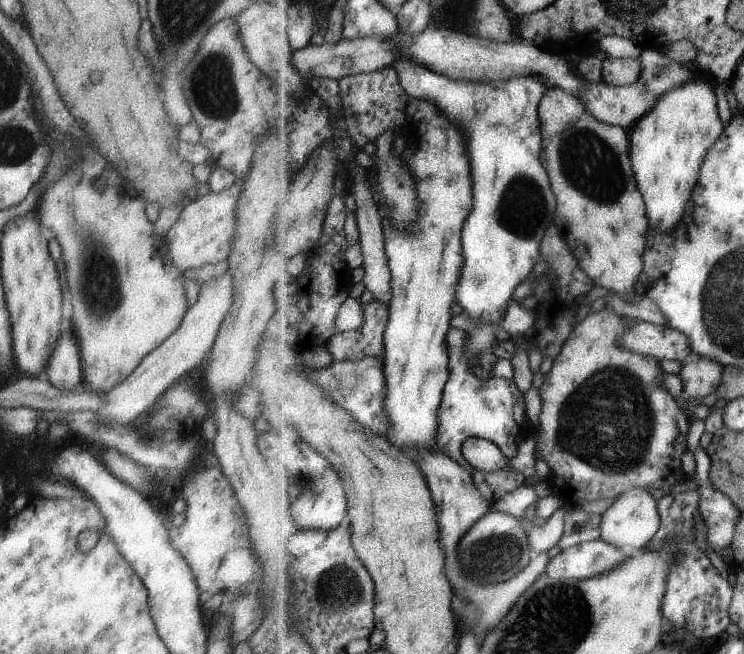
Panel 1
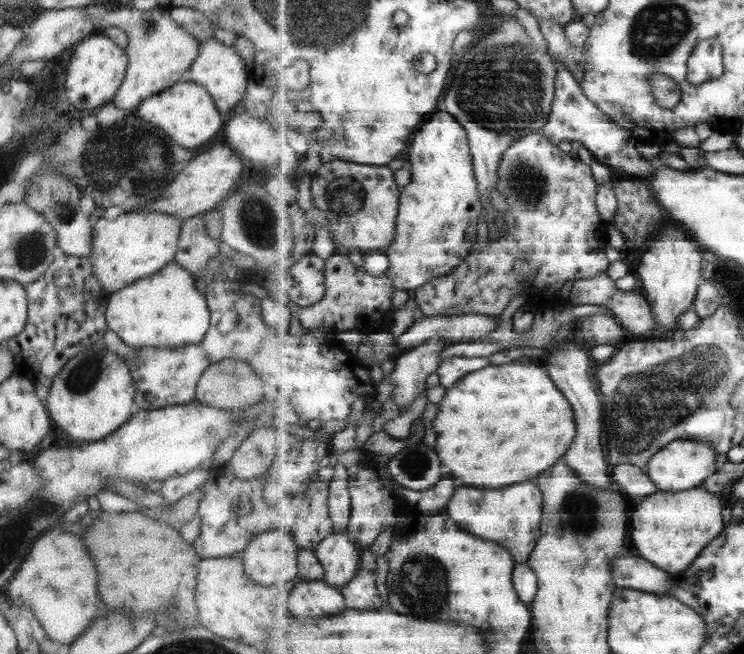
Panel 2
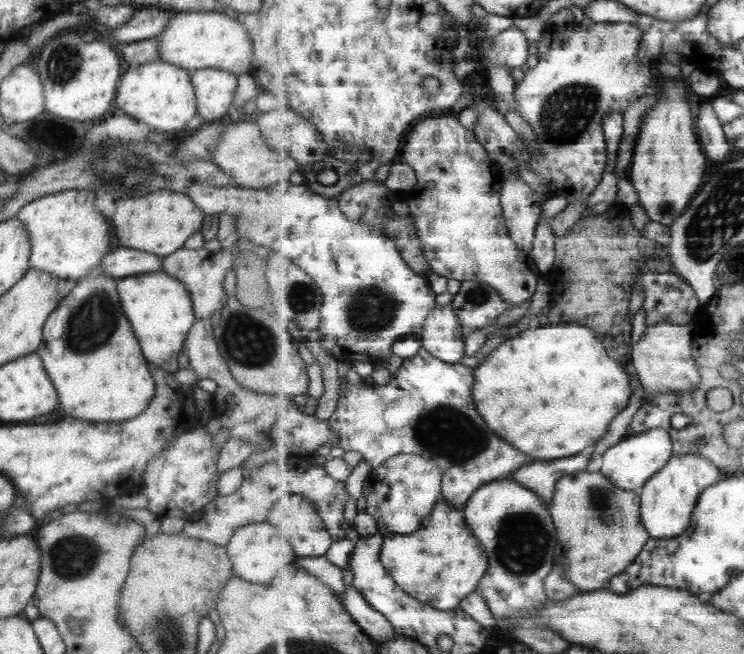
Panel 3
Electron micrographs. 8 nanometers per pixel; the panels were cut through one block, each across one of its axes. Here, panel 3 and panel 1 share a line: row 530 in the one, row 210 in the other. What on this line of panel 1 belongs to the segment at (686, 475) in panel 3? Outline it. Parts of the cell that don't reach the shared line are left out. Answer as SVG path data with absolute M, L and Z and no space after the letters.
M703 72L699 77L693 78L681 86L673 87L665 96L661 97L652 111L643 116L640 122L630 130L630 143L632 144L632 163L636 172L636 179L643 193L648 207L648 217L651 231L659 229L667 232L676 227L688 207L688 200L692 198L693 189L700 180L700 170L705 155L723 135L726 124L719 116L717 94L710 84L710 76Z

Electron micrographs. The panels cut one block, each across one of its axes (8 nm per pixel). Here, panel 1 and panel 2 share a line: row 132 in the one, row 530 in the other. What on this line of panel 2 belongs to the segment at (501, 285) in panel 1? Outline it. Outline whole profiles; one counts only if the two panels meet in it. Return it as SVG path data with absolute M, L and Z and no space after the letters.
M531 482L513 484L501 490L481 490L481 488L459 488L449 504L449 516L467 526L467 532L493 540L513 554L517 564L527 563L535 551L542 535L544 518L544 493L539 485Z

